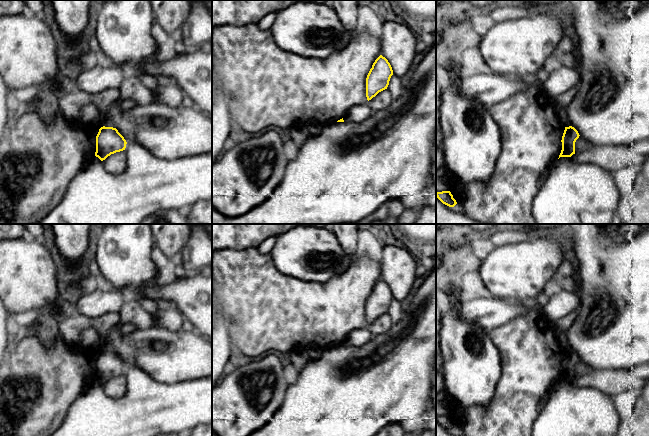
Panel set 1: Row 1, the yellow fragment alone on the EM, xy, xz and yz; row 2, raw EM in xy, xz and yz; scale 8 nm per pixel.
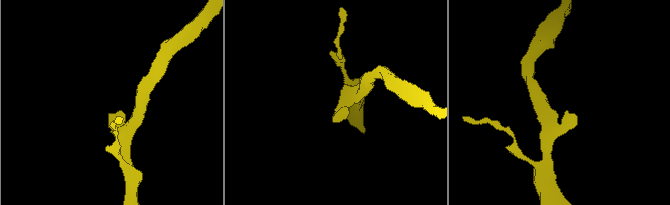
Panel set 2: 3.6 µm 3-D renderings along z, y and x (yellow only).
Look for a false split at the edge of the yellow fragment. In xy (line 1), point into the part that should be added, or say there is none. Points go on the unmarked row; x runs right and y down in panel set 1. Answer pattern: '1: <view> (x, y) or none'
1: none

